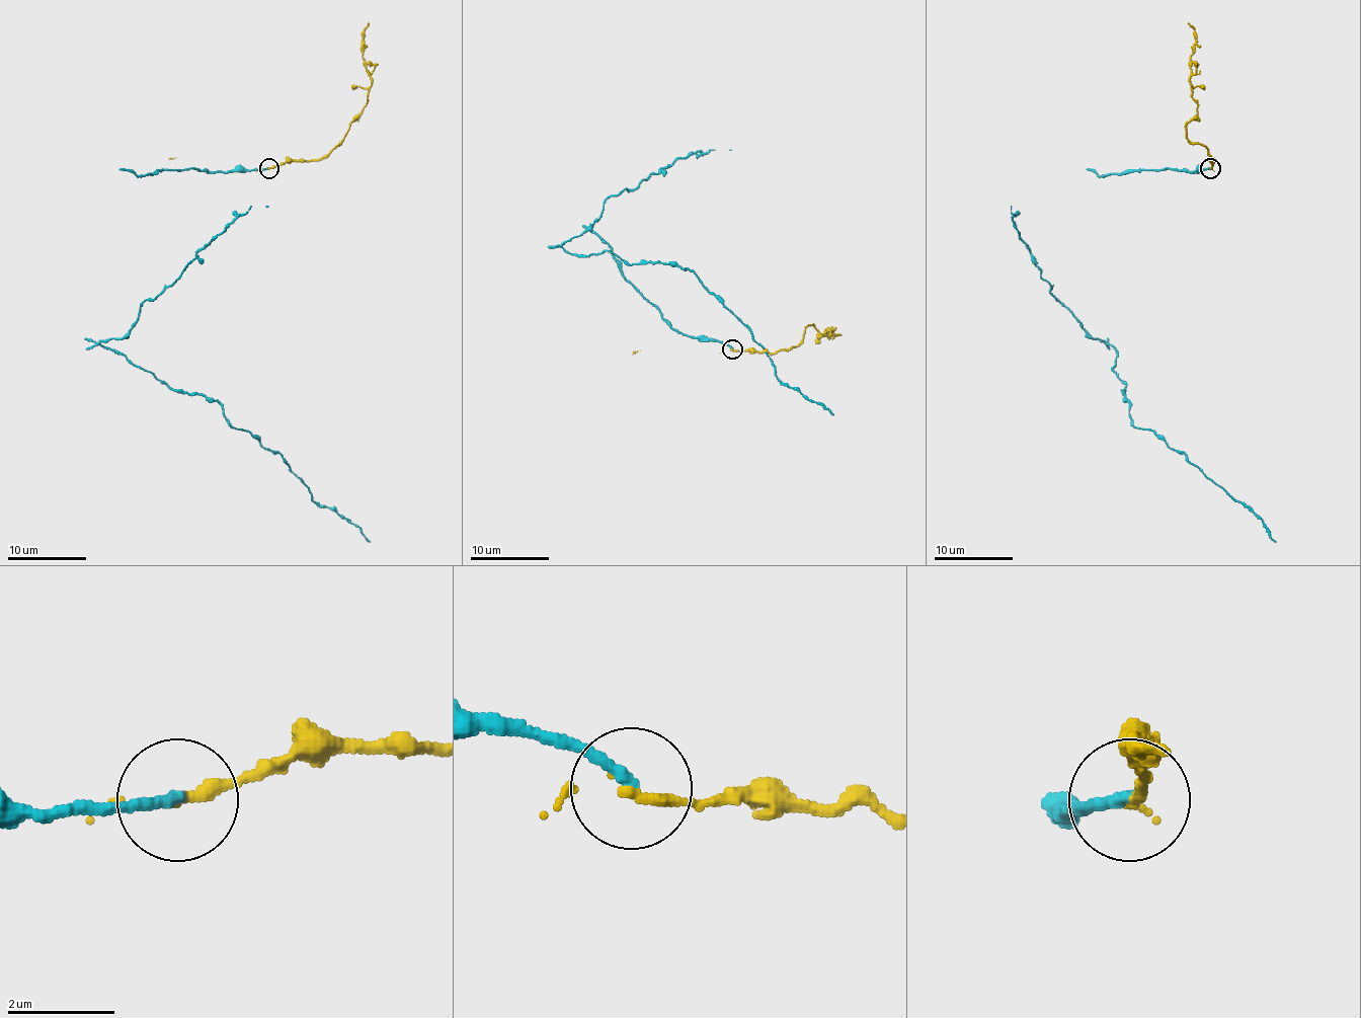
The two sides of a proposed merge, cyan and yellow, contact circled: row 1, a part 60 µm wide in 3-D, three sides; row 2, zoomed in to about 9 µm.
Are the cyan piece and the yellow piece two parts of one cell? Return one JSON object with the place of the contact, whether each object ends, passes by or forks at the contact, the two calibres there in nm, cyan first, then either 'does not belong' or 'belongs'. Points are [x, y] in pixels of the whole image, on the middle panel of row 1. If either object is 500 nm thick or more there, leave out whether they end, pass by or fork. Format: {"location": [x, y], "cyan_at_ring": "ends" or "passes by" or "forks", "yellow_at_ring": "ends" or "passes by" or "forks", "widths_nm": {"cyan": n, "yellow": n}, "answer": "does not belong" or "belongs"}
{"location": [732, 348], "cyan_at_ring": "ends", "yellow_at_ring": "passes by", "widths_nm": {"cyan": 220, "yellow": 160}, "answer": "does not belong"}

